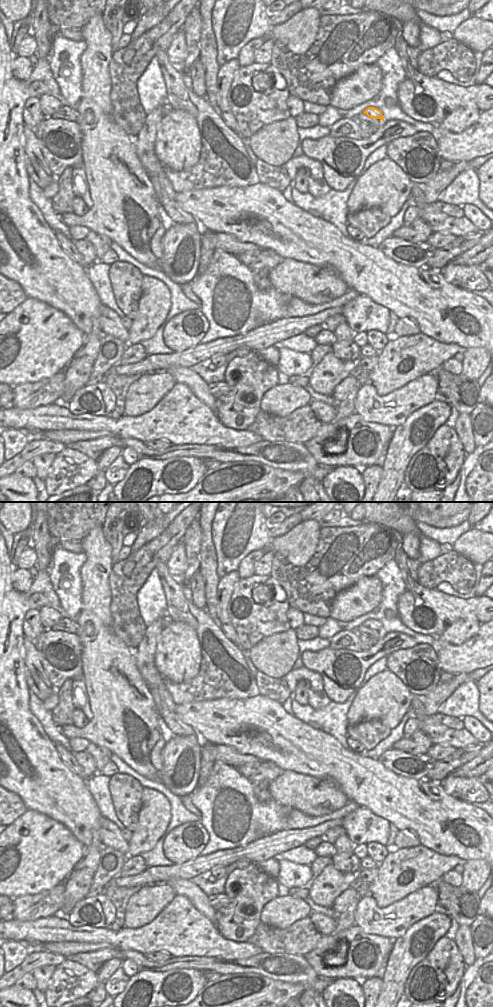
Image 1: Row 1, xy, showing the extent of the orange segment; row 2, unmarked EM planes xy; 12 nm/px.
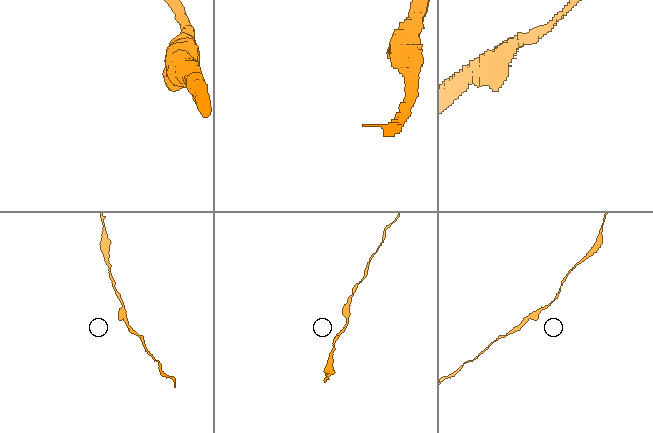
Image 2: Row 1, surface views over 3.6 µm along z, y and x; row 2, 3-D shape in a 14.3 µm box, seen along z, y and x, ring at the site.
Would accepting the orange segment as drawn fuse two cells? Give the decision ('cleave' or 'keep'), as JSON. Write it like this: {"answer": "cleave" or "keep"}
{"answer": "keep"}

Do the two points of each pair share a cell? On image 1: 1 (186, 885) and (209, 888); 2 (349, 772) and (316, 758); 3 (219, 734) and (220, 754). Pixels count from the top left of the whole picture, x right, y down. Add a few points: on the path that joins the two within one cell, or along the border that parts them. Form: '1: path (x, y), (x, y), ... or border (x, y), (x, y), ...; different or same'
1: border (189, 880), (208, 896); different
2: path (341, 766), (324, 758); same
3: border (208, 742), (230, 745), (241, 753); different

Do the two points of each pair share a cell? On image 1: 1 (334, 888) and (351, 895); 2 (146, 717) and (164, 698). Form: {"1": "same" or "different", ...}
{"1": "different", "2": "different"}

